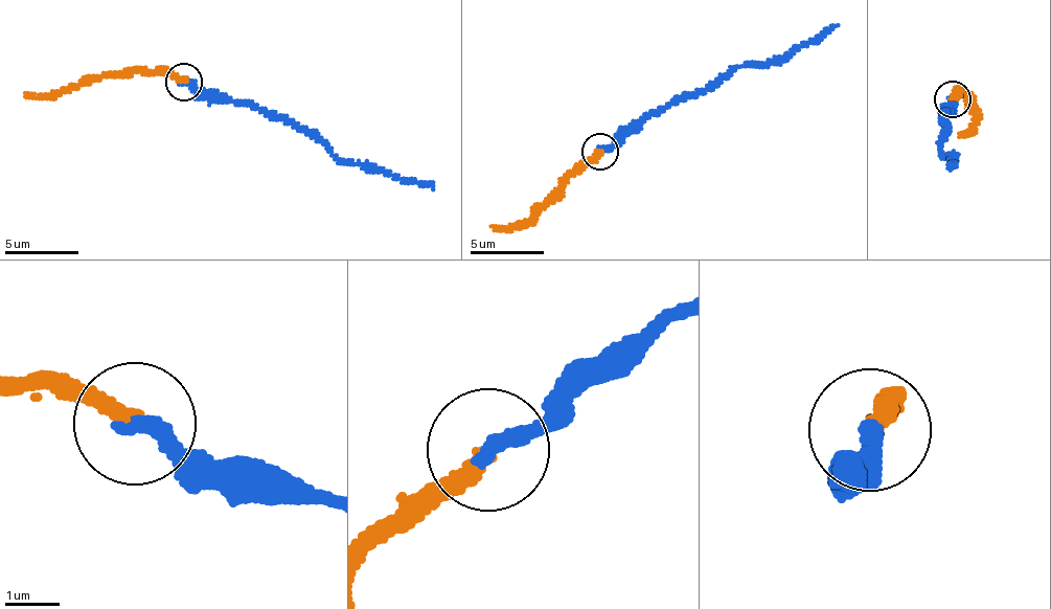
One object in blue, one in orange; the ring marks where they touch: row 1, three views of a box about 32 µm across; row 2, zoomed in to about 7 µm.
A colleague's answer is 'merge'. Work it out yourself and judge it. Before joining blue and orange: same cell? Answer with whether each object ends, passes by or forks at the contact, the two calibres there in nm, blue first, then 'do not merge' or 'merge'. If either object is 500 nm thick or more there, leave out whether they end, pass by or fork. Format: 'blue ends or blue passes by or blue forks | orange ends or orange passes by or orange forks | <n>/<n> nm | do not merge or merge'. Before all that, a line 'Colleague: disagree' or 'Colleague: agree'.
Colleague: agree
blue ends | orange ends | 340/320 nm | merge

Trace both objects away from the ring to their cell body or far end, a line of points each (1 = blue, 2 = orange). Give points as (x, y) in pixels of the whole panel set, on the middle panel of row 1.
1: (598, 151), (650, 115), (694, 97), (730, 70), (780, 65), (838, 25)
2: (598, 151), (534, 211), (531, 220), (508, 227), (490, 226)

